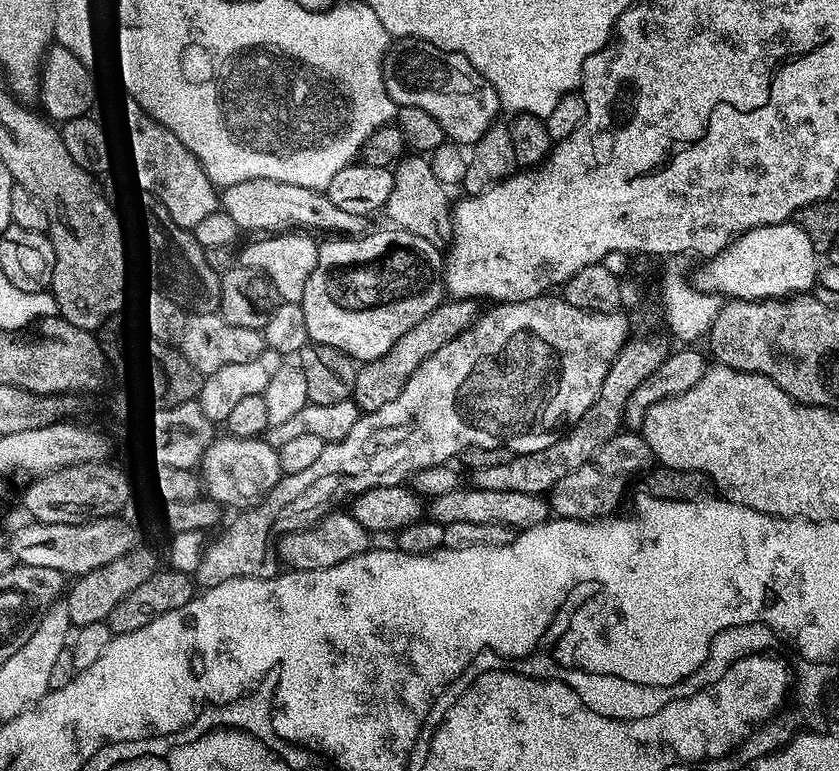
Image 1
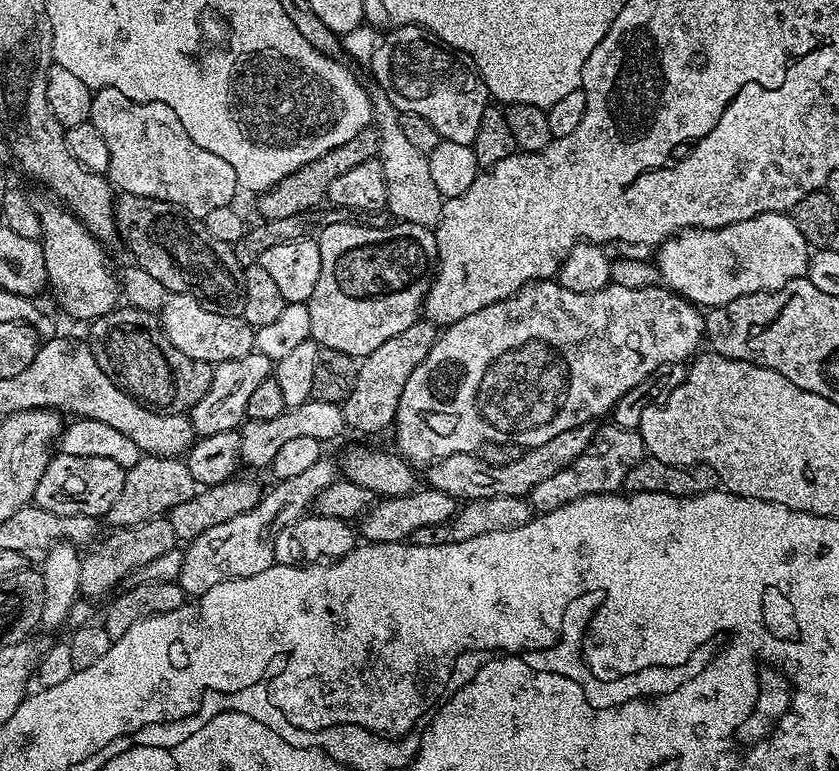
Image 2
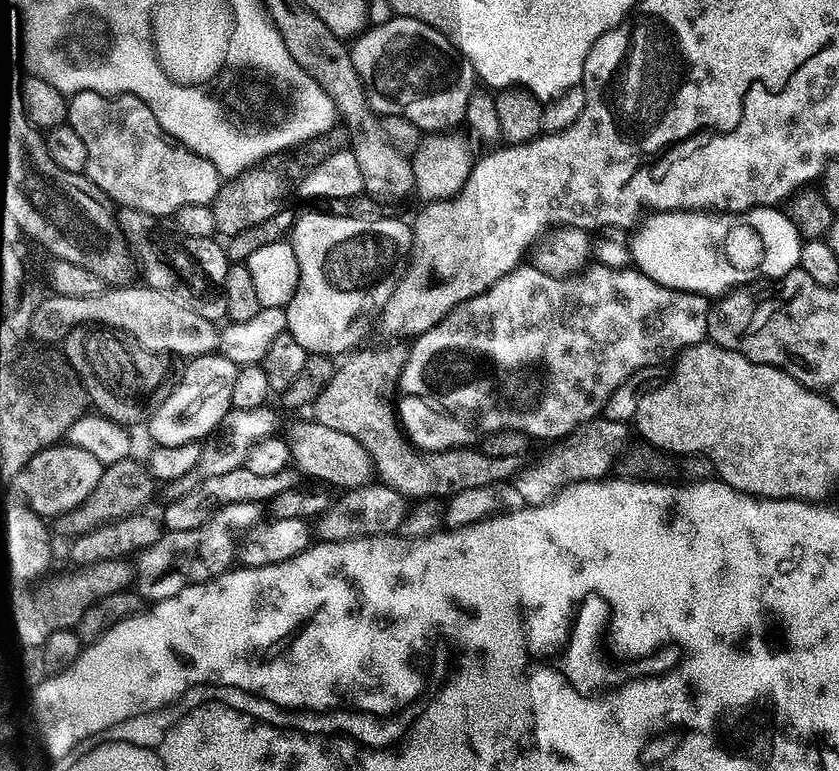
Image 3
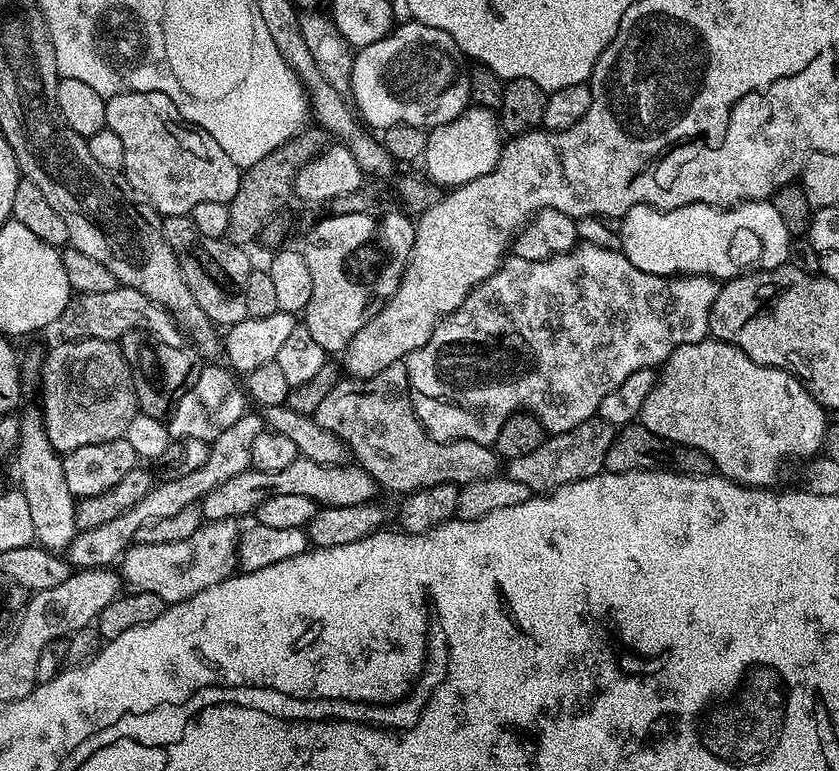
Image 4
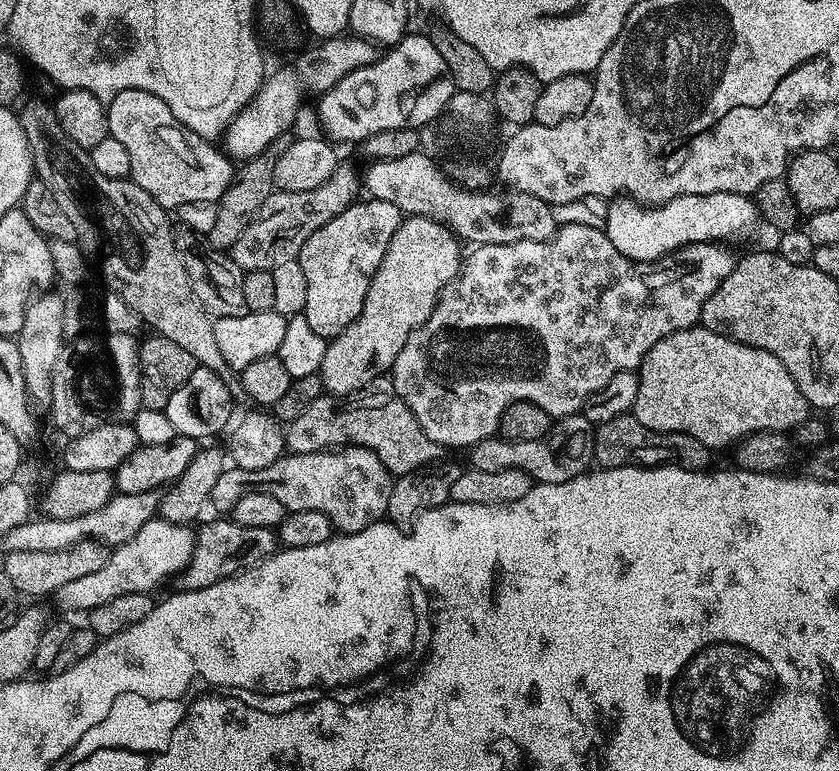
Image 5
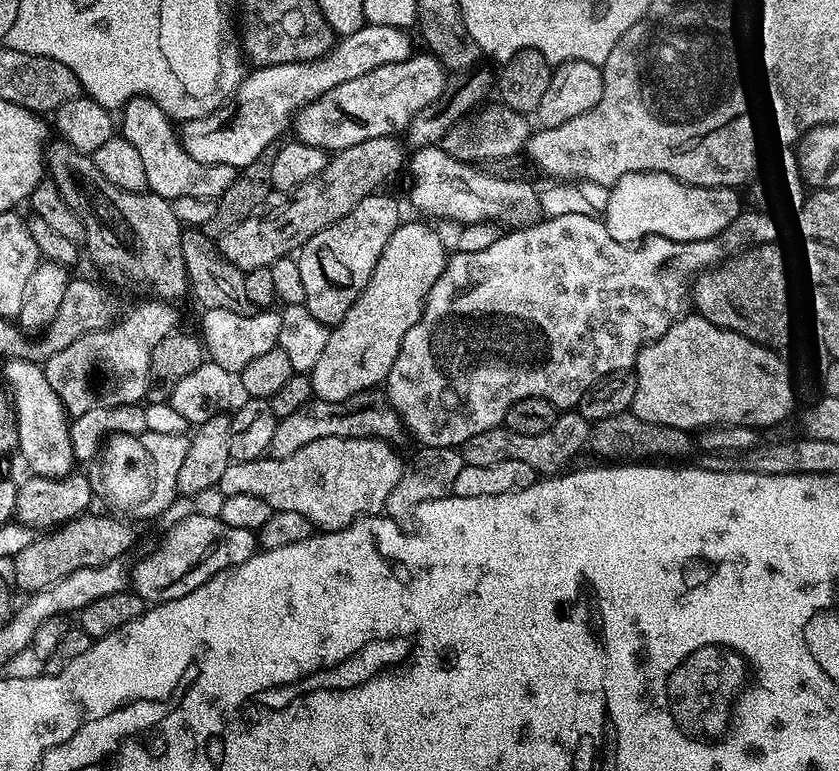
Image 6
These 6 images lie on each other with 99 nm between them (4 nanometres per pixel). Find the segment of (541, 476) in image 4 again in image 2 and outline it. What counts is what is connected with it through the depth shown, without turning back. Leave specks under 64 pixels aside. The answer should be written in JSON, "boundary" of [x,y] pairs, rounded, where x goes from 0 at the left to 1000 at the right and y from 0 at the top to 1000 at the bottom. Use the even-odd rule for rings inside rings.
{"boundary":[[[721,549],[721,555],[712,554],[706,575],[691,591],[684,594],[673,608],[665,610],[656,620],[647,621],[641,630],[636,630],[627,647],[634,655],[634,663],[647,667],[656,661],[665,661],[679,651],[695,643],[719,643],[734,641],[743,634],[746,615],[752,610],[749,597],[758,595],[758,581],[734,581],[734,576],[768,576],[762,559],[752,555],[739,555],[735,550]]]}

